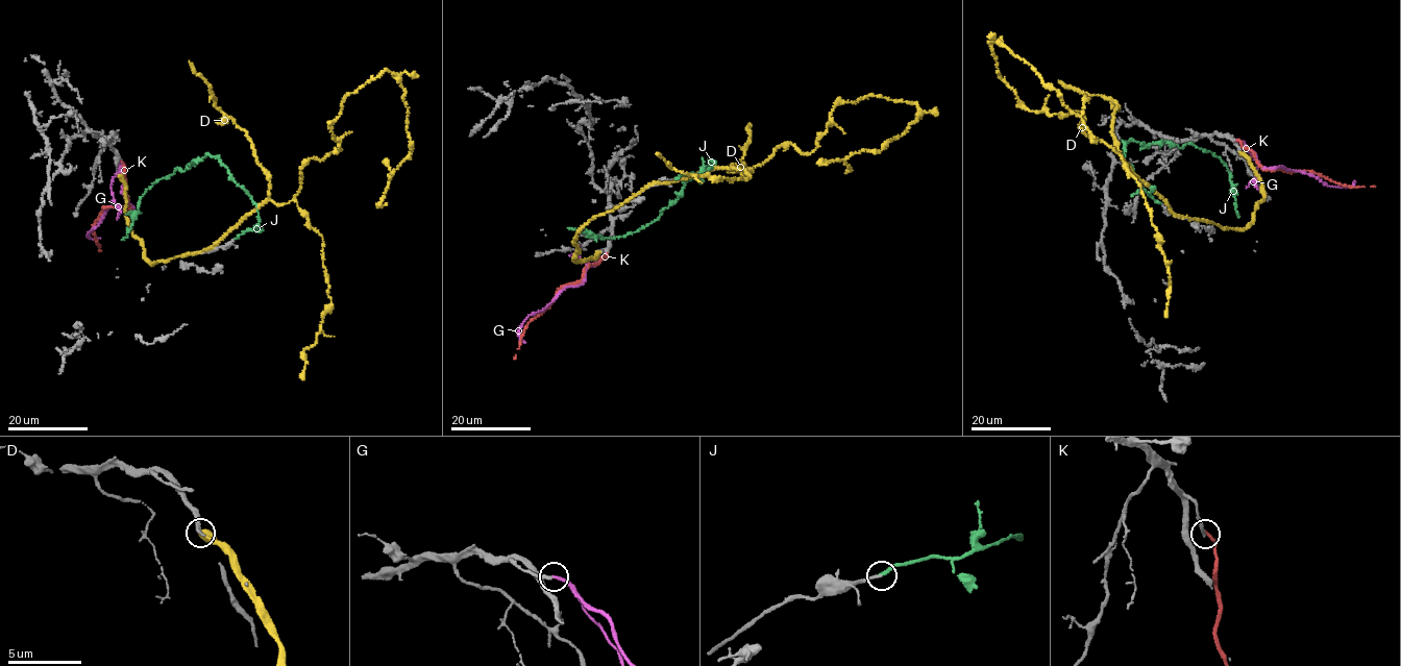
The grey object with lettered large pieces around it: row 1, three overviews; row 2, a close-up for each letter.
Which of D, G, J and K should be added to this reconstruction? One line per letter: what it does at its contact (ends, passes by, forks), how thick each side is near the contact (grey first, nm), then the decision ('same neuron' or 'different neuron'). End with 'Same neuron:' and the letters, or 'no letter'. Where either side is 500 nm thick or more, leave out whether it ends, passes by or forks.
D: 380/650 nm | different neuron
G: it ends | 200/240 nm | same neuron
J: it ends | 190/240 nm | same neuron
K: it ends | 220/240 nm | different neuron
Same neuron: G, J

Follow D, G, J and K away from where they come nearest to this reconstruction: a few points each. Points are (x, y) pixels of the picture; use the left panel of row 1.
D: (120, 175), (151, 264), (213, 247), (294, 199), (340, 149), (343, 100), (387, 70), (412, 147), (387, 203)
G: (121, 163), (122, 190), (132, 206), (108, 206), (88, 236), (100, 238)
J: (237, 239), (256, 229), (256, 204), (228, 169), (207, 154), (147, 189), (122, 239)
K: (121, 162), (124, 191), (130, 206), (103, 206), (93, 228), (99, 250)

